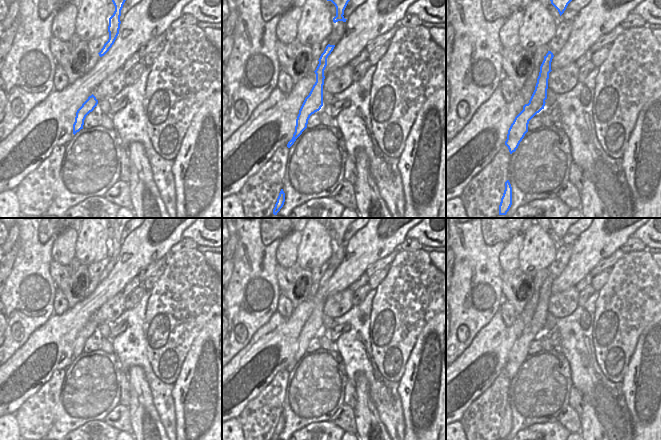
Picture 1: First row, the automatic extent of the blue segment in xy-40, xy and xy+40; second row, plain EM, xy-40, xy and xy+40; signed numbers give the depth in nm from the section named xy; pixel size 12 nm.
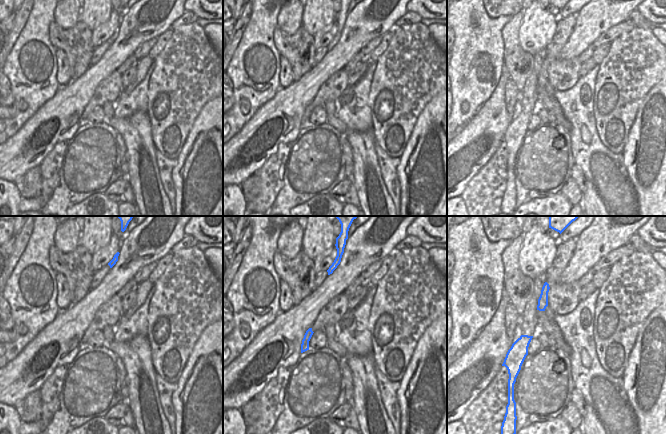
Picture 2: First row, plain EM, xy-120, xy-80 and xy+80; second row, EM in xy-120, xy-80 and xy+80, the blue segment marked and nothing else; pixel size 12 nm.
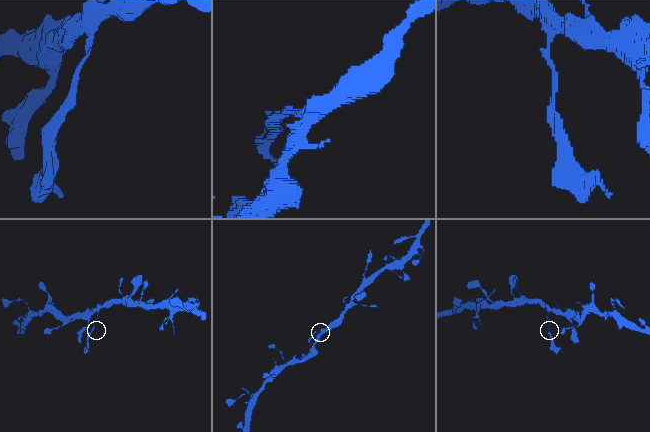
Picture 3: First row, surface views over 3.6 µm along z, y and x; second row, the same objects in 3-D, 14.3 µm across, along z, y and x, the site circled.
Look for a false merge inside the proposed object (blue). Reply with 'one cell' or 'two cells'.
two cells

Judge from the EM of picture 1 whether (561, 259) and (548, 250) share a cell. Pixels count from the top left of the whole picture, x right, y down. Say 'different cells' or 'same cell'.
different cells

